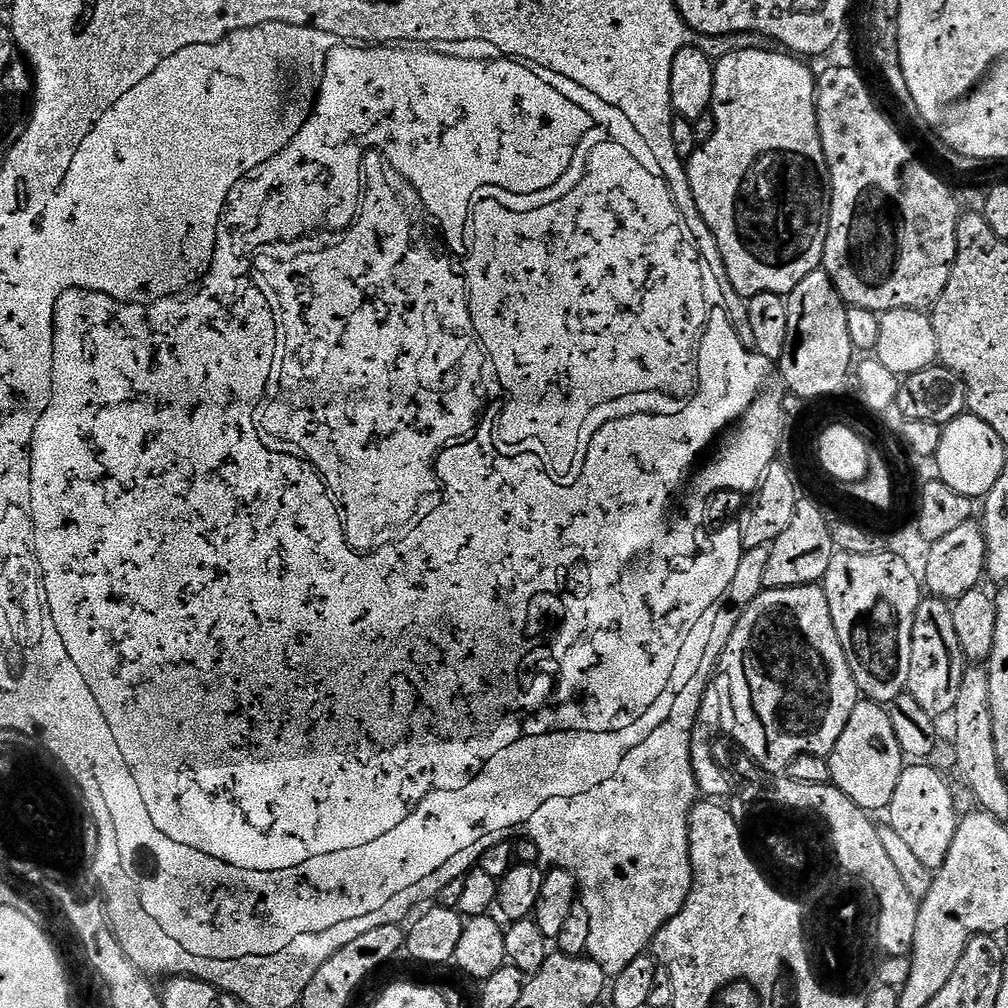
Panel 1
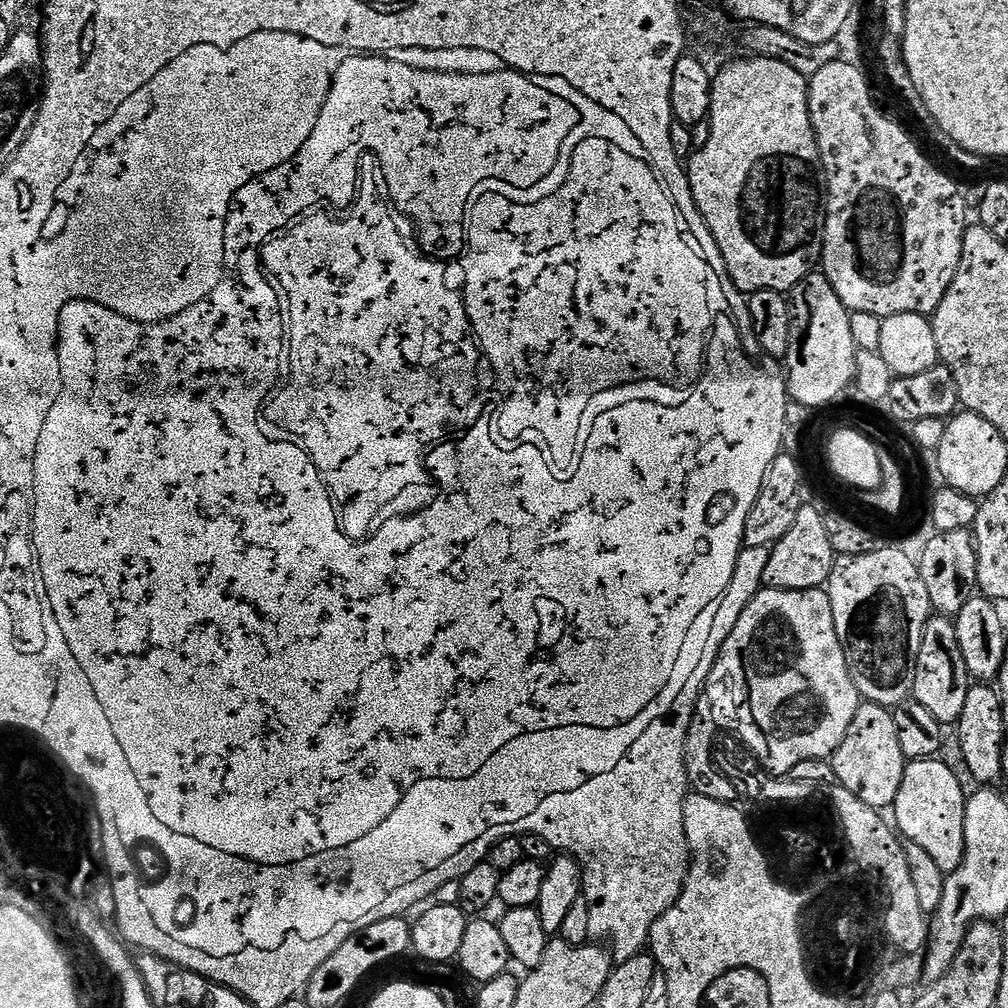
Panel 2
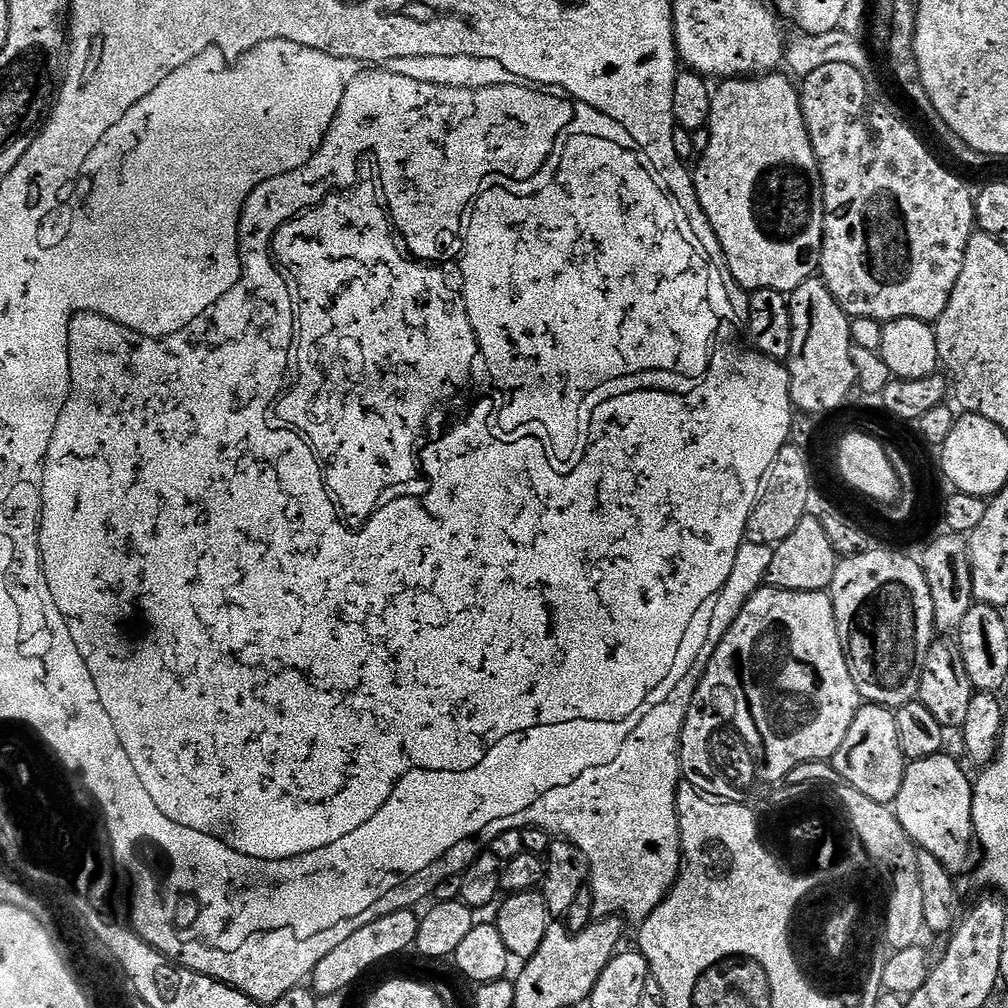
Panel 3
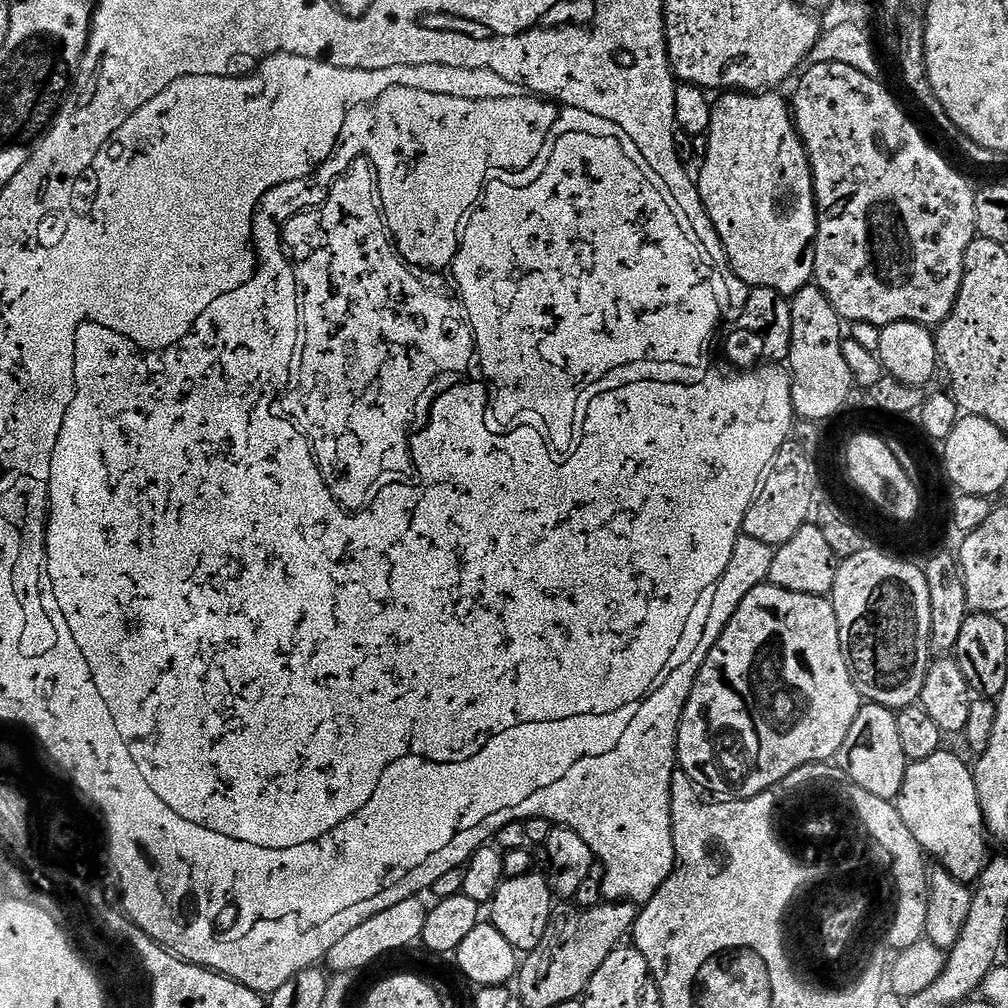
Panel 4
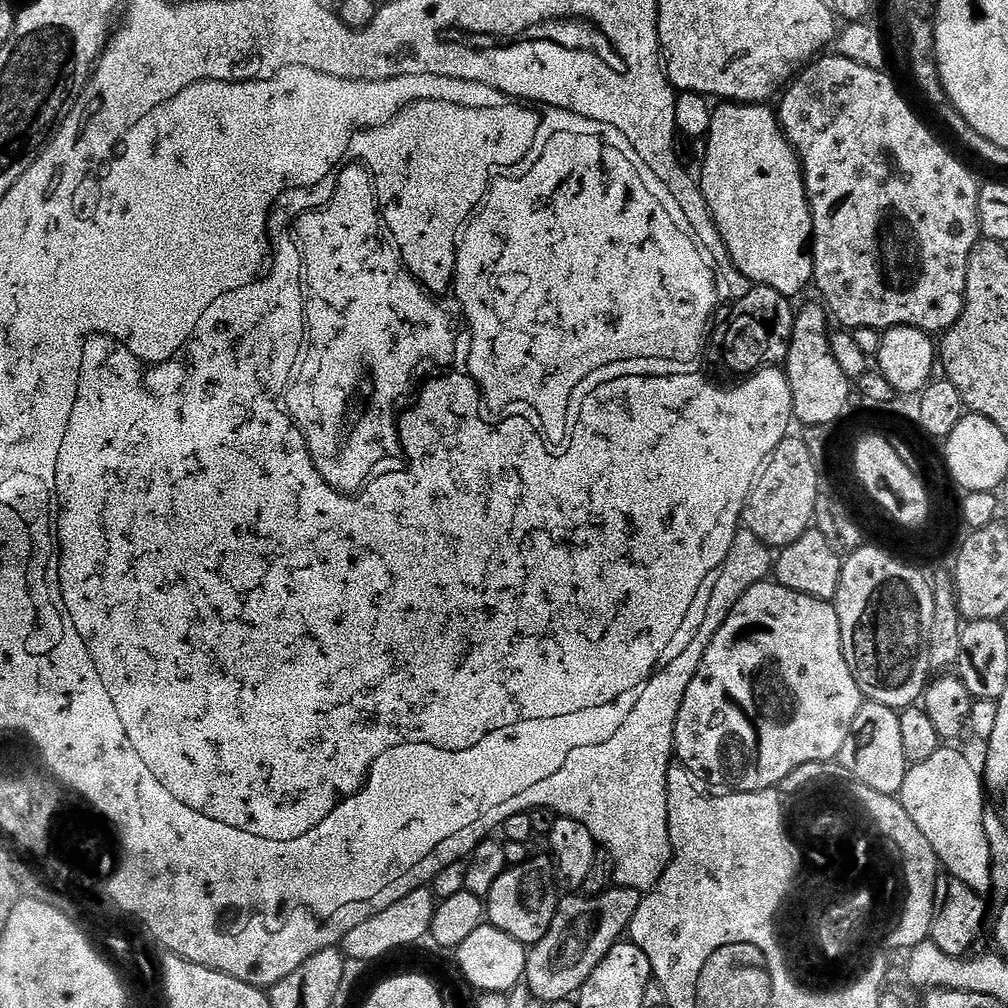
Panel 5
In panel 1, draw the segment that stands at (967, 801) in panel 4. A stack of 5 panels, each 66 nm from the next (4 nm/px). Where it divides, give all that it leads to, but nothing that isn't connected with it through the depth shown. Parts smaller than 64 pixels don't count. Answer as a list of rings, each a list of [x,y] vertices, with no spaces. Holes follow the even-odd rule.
[[[916,762],[905,767],[894,790],[894,798],[887,806],[886,820],[894,830],[898,830],[898,835],[906,841],[906,846],[910,846],[922,866],[938,870],[946,862],[950,842],[954,842],[958,815],[956,800],[943,774],[935,772],[930,765],[928,762]]]

